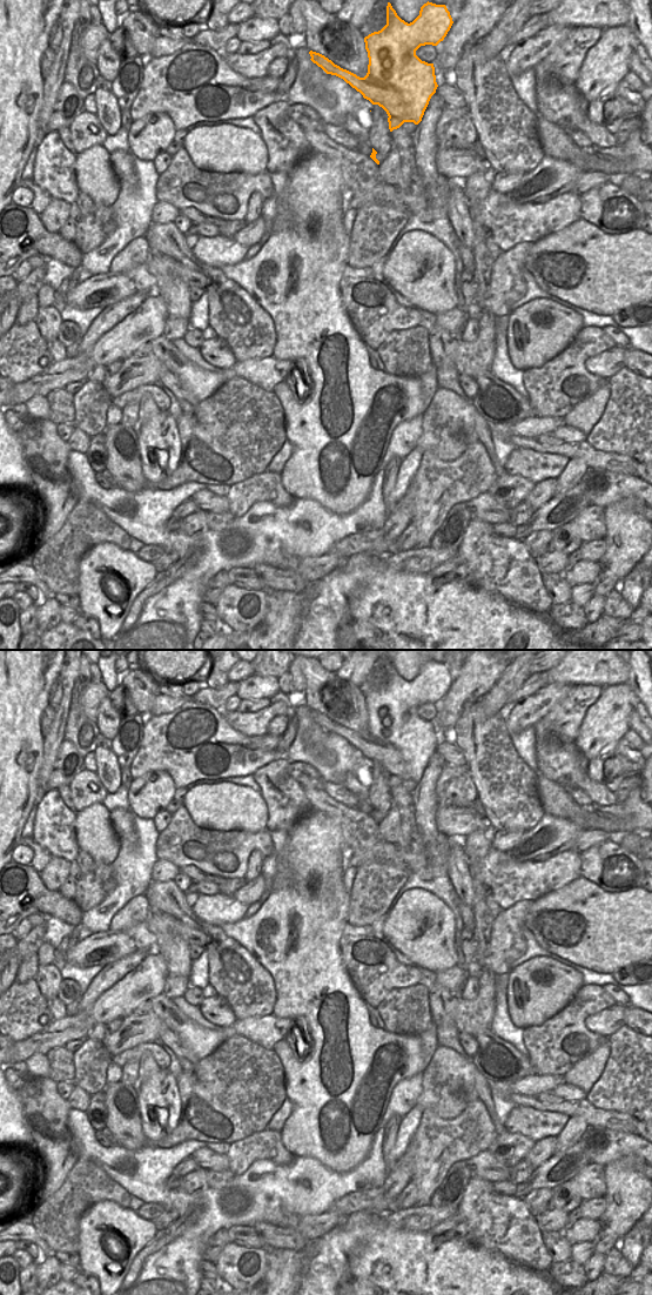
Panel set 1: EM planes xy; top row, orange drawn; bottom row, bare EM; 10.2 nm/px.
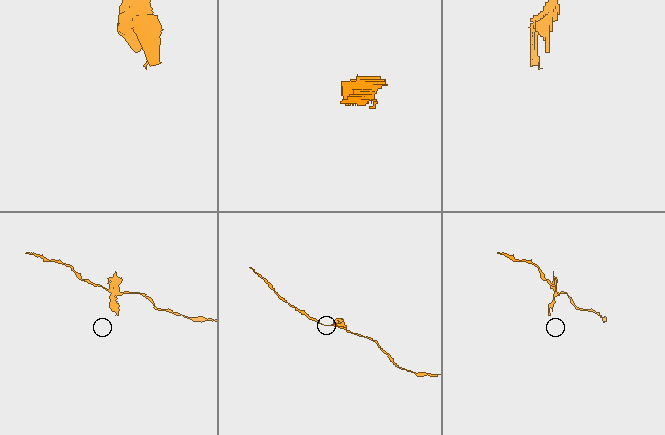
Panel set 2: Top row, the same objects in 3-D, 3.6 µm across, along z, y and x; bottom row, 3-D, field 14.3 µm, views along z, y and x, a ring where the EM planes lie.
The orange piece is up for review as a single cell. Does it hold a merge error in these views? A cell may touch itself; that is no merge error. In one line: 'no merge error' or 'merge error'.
merge error

